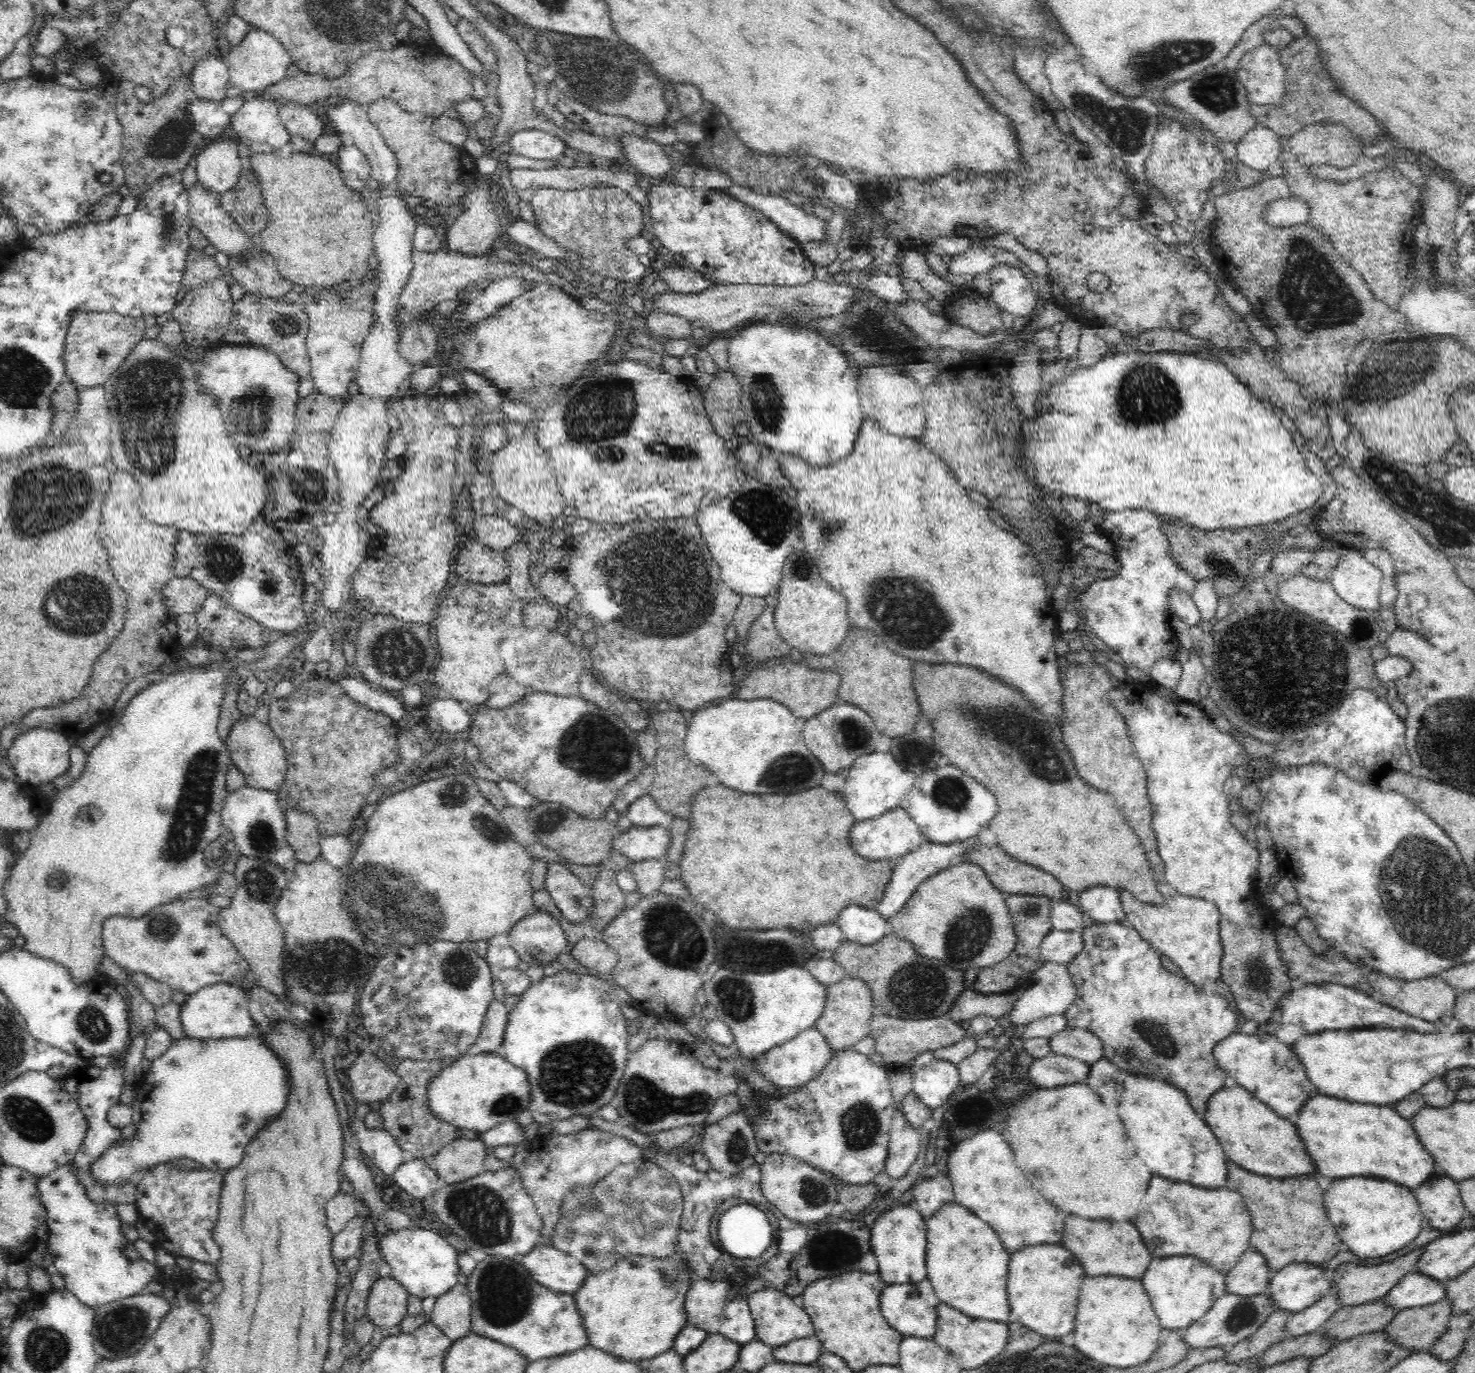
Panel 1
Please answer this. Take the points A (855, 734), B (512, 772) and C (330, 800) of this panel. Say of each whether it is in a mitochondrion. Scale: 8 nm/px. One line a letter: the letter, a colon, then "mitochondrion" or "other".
A: mitochondrion
B: other
C: other

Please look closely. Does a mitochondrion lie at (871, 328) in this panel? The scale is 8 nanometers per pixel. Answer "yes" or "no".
yes

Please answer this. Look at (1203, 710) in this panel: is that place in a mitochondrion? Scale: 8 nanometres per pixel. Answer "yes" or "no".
no

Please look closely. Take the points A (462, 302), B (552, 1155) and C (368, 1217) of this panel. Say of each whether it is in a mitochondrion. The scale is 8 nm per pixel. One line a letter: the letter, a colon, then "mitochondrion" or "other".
A: other
B: other
C: other

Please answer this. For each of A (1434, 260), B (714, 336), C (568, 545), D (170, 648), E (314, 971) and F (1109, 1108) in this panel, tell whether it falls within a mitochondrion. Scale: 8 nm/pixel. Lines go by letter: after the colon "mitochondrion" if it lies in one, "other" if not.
A: mitochondrion
B: other
C: other
D: other
E: mitochondrion
F: other

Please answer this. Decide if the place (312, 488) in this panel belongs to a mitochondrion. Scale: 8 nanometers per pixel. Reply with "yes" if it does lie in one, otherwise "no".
yes

